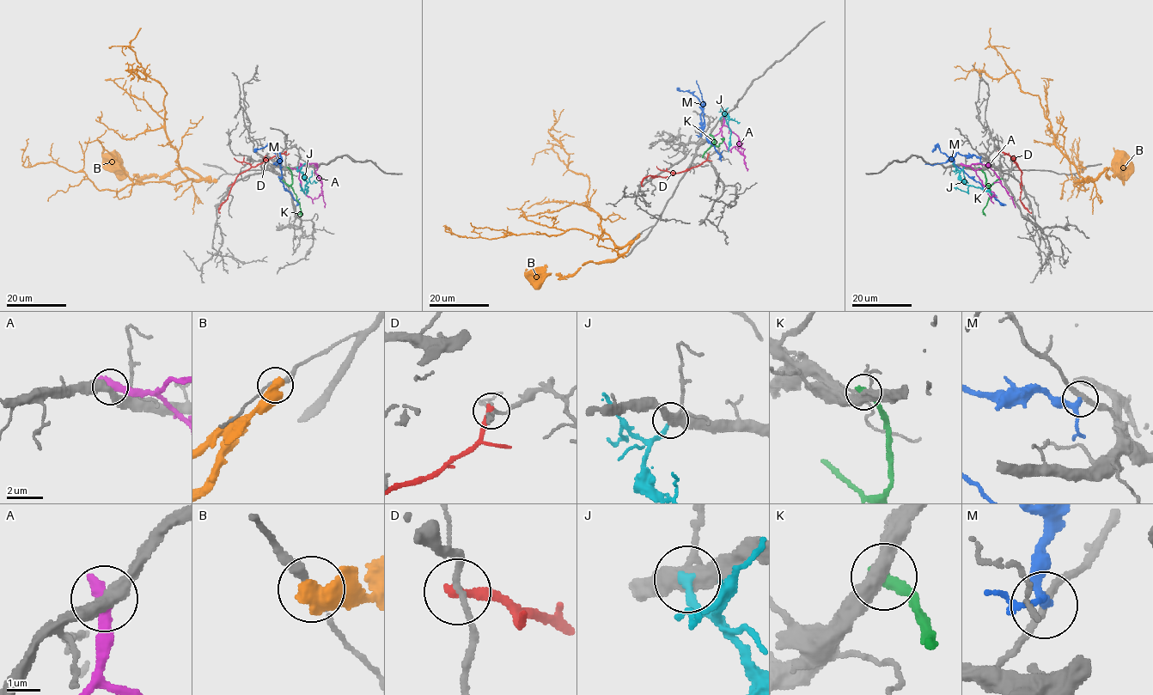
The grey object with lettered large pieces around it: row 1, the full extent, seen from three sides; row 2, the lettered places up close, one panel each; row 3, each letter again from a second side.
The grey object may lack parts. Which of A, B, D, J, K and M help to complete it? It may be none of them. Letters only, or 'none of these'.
J

